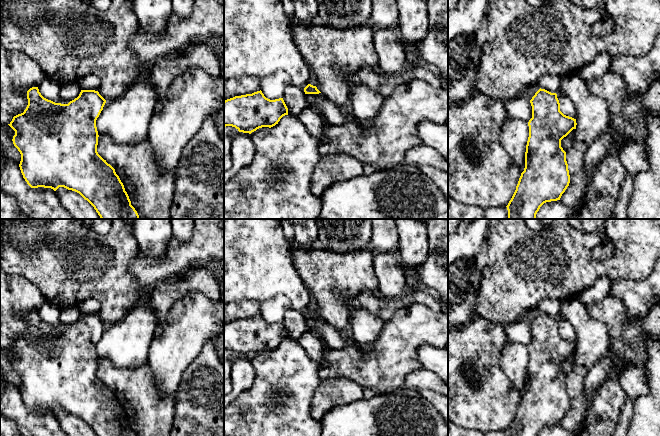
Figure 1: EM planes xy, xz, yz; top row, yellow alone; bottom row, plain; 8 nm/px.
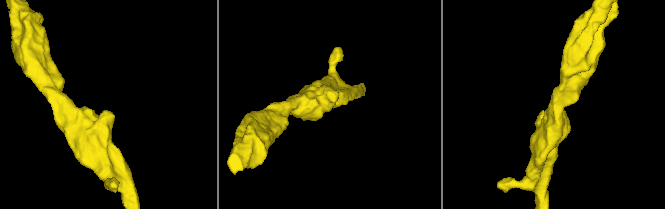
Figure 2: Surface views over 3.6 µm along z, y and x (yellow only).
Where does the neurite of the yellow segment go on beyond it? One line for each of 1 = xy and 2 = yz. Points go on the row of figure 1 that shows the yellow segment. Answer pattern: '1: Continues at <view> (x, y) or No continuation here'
1: No continuation here
2: No continuation here

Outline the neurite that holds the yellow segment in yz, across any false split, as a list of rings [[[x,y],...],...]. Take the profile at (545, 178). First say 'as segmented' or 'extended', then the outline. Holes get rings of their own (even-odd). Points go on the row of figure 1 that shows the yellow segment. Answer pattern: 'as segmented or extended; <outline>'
as segmented; [[[540,88],[530,103],[532,118],[528,122],[529,137],[525,152],[525,168],[506,206],[508,219],[536,219],[540,207],[546,202],[560,200],[570,183],[566,152],[561,147],[561,140],[576,129],[576,119],[564,115],[560,111],[557,94],[545,89]]]

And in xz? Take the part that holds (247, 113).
as segmented; [[[261,90],[224,101],[224,127],[232,126],[243,133],[251,134],[262,127],[271,128],[278,124],[285,115],[288,115],[288,108],[283,98],[270,100],[264,96]]]

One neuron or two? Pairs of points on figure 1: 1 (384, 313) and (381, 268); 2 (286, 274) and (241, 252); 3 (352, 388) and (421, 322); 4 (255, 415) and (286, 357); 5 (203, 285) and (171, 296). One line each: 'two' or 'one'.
1: two
2: one
3: two
4: one
5: one

